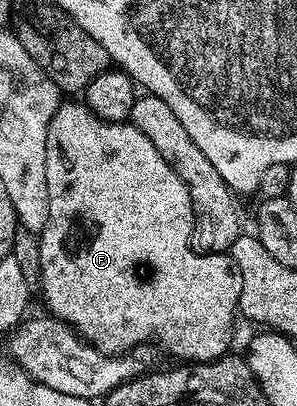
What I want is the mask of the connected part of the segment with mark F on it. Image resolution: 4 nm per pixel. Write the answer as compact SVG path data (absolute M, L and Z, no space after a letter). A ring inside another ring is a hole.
M60 102L59 108L49 121L49 129L45 137L45 181L49 189L49 217L45 221L45 229L38 232L37 238L41 249L41 292L52 316L64 319L71 324L88 342L100 349L130 349L140 345L150 344L151 339L160 339L171 347L177 355L187 356L193 363L210 363L228 354L231 338L235 335L235 317L241 297L241 273L231 259L230 254L201 255L191 245L191 230L195 227L195 214L191 208L189 189L185 189L185 181L177 177L177 173L157 153L153 141L141 133L130 121L125 123L110 123L97 117L87 108L86 102Z

